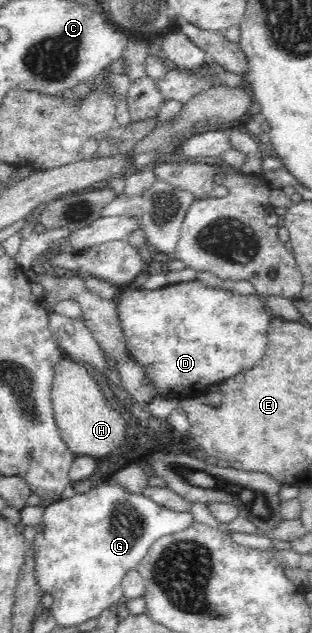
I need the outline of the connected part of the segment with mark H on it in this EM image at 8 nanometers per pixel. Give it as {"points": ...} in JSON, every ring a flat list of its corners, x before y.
{"points":[[65,357,54,367,51,401,62,440,75,455,106,456,108,452,125,444,126,420,122,417,122,410,108,407,100,386,92,379,82,362]]}

